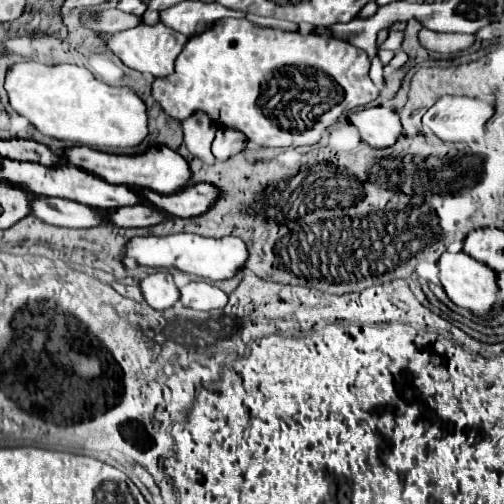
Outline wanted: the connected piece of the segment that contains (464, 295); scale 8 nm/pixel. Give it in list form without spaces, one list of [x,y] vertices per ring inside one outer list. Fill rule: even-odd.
[[[445,252],[439,258],[437,264],[439,264],[441,286],[443,286],[445,294],[449,296],[449,300],[455,306],[467,308],[467,310],[471,310],[475,314],[487,314],[497,304],[497,296],[495,296],[497,294],[497,274],[491,268],[487,268],[485,264],[473,260],[465,252],[457,252],[457,254]]]

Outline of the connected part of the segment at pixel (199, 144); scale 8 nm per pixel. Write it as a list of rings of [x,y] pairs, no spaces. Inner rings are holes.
[[[195,114],[185,120],[183,132],[187,150],[193,156],[201,158],[205,164],[215,164],[215,156],[211,154],[211,142],[215,138],[217,126],[205,114]]]

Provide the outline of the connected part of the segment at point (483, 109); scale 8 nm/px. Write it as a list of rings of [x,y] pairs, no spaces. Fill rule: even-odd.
[[[443,96],[423,114],[423,124],[427,124],[435,132],[435,136],[439,136],[445,142],[471,142],[485,132],[485,124],[493,116],[493,112],[495,112],[493,104],[483,102],[479,98]]]

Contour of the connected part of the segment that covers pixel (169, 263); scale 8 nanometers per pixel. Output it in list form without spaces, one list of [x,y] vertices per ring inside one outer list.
[[[171,234],[171,236],[139,236],[125,244],[125,256],[133,258],[141,266],[155,266],[155,268],[177,268],[181,272],[189,272],[195,276],[203,276],[209,280],[225,280],[235,276],[235,272],[245,264],[249,252],[241,240],[235,236],[217,238],[203,238],[199,234]]]

